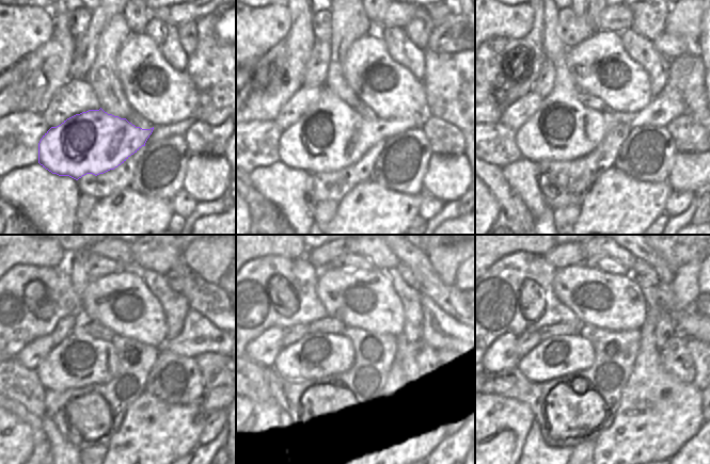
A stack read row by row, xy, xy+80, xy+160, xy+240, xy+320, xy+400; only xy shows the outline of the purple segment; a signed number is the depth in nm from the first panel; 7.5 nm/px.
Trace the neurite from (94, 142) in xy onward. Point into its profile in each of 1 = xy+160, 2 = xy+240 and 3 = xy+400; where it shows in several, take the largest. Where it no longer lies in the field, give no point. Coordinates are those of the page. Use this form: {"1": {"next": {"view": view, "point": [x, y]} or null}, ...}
{"1": {"next": {"view": "xy+160", "point": [563, 129]}}, "2": {"next": {"view": "xy+240", "point": [80, 360]}}, "3": {"next": {"view": "xy+400", "point": [556, 356]}}}

